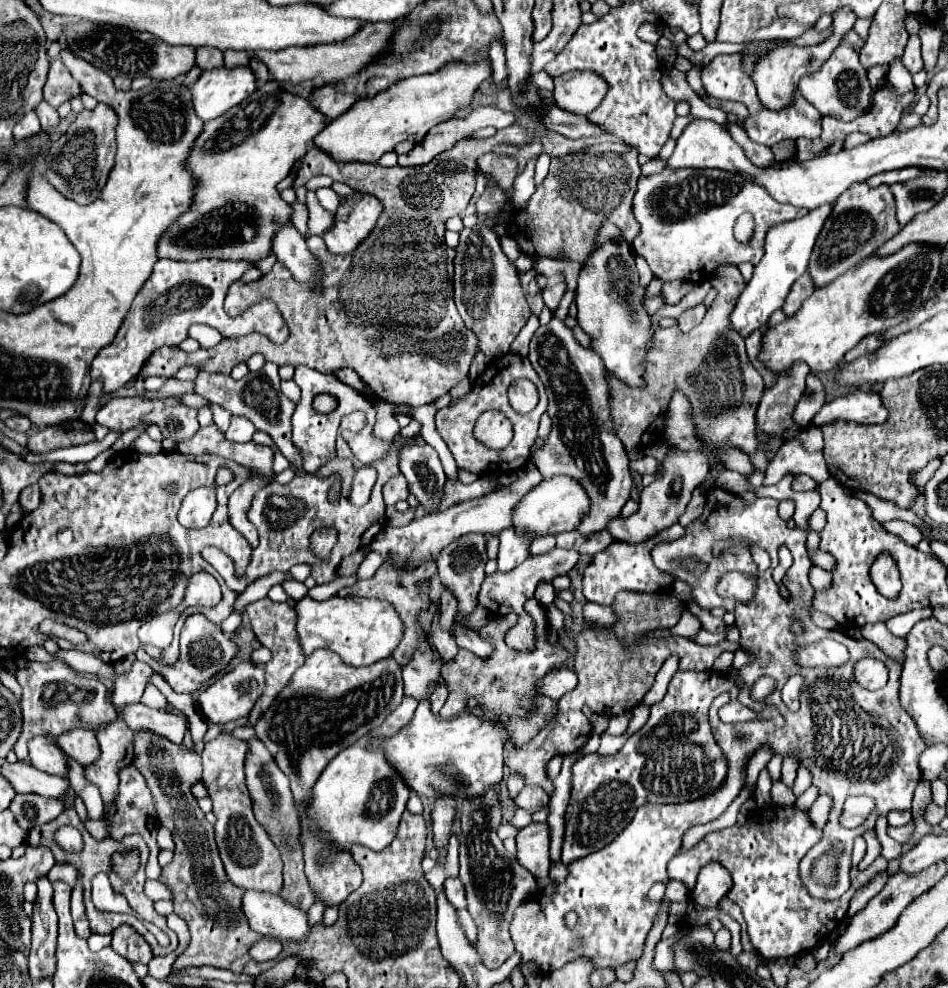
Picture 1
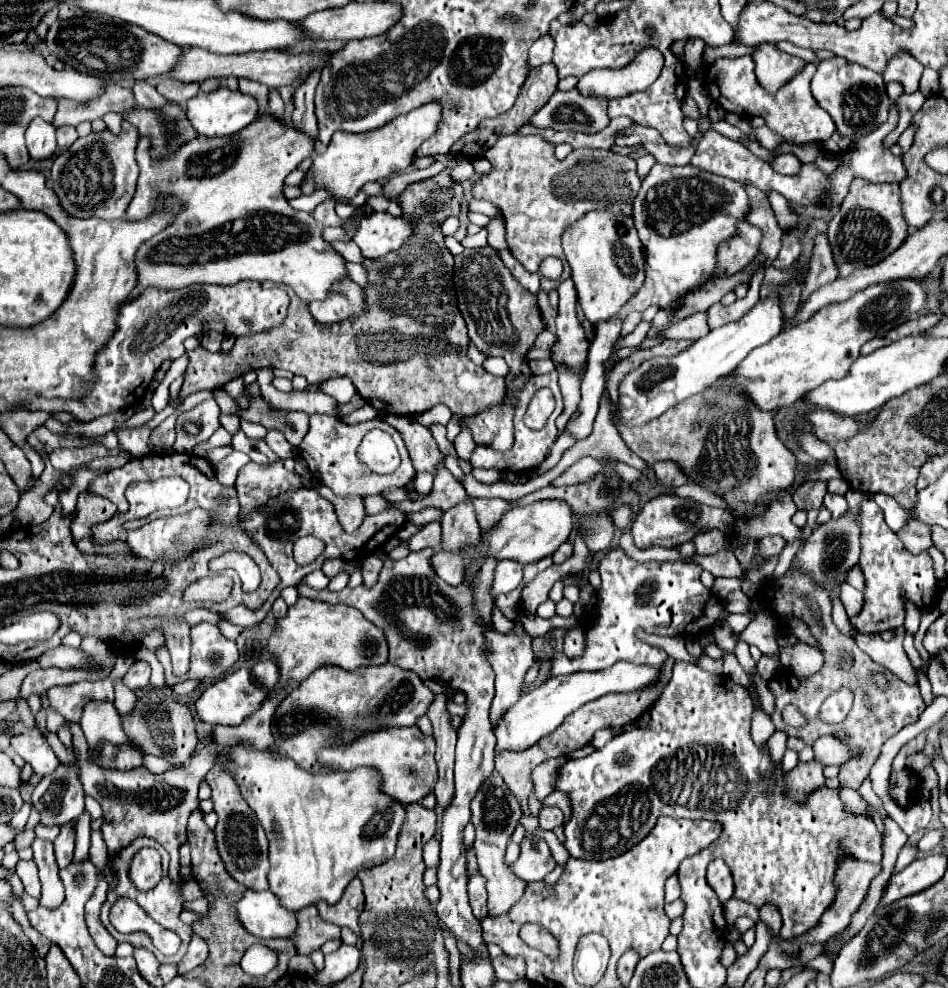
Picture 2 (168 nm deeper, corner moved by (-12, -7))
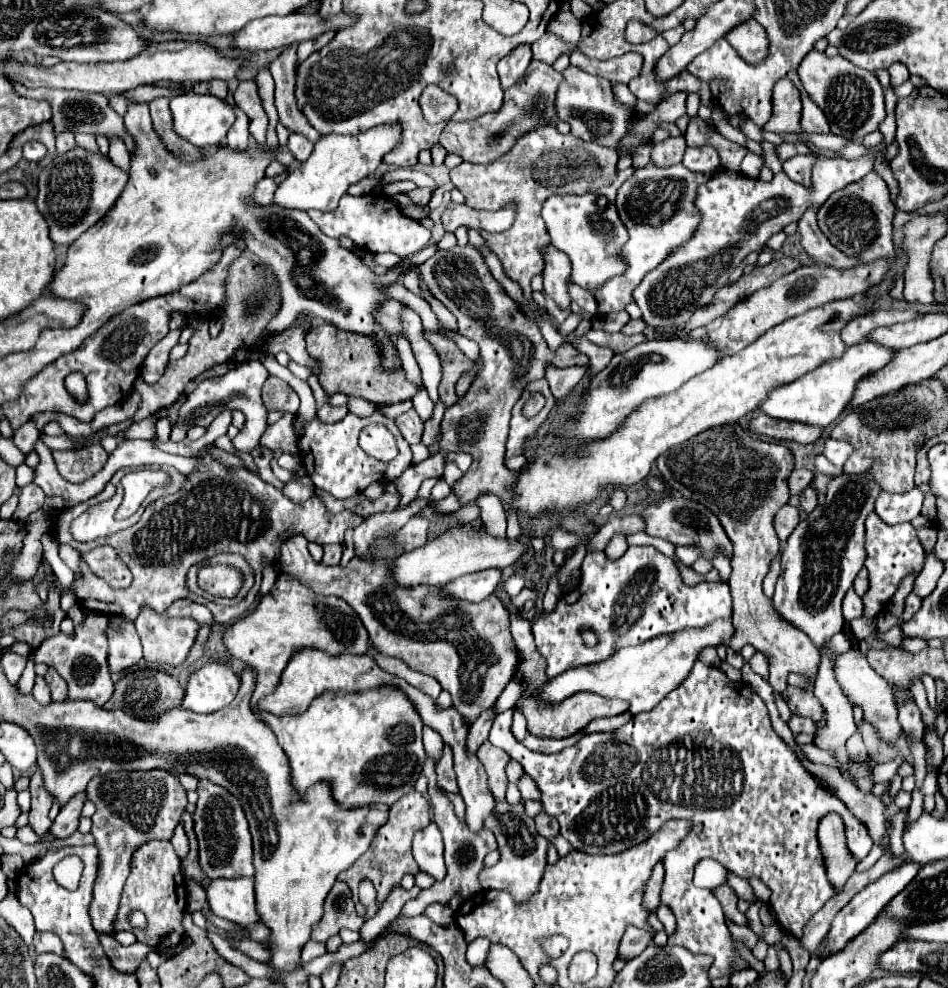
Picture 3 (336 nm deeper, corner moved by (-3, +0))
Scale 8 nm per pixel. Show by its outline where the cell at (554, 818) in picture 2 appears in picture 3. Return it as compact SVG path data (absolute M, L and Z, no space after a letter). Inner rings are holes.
M540 812L540 814L534 818L534 822L536 822L538 834L542 834L544 838L552 838L552 836L556 836L558 830L560 830L558 820L556 820L554 816L546 814L546 812Z

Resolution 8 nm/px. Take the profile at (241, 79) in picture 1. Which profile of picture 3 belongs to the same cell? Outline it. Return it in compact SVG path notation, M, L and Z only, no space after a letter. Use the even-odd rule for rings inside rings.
M186 92L186 94L178 94L170 100L170 110L174 116L174 130L186 138L188 142L192 142L194 146L216 146L226 138L226 132L230 130L230 126L236 120L234 108L226 102L220 100L212 94L194 94L194 92Z

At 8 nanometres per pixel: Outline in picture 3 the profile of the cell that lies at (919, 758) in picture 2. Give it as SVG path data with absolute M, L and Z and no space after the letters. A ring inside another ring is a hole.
M788 686L782 692L784 700L790 706L792 714L800 714L800 716L808 716L814 720L814 724L820 724L824 718L824 708L818 702L818 698L812 694L812 690L800 690L800 688L792 688Z

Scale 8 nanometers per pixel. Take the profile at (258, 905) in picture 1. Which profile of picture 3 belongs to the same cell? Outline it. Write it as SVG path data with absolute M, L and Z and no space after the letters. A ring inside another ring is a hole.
M218 878L206 888L208 906L218 918L226 918L238 926L258 924L254 880L252 878Z

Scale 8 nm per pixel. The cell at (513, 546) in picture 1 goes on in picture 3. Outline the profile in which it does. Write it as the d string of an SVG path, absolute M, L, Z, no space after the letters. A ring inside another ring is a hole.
M500 568L472 572L472 574L456 578L454 582L448 582L446 592L456 596L456 598L466 598L470 602L480 602L496 590L500 580L502 580L502 570Z

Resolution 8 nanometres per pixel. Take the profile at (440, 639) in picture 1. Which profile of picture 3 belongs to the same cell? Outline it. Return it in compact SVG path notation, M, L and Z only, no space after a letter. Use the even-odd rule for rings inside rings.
M480 520L470 522L468 526L458 526L454 530L448 530L446 534L440 534L432 540L428 540L422 548L416 548L408 554L402 554L396 558L394 564L394 576L402 586L418 586L418 584L448 584L450 580L480 572L486 568L506 568L516 564L530 548L530 536L522 532L518 538L498 538L492 536L486 526Z

